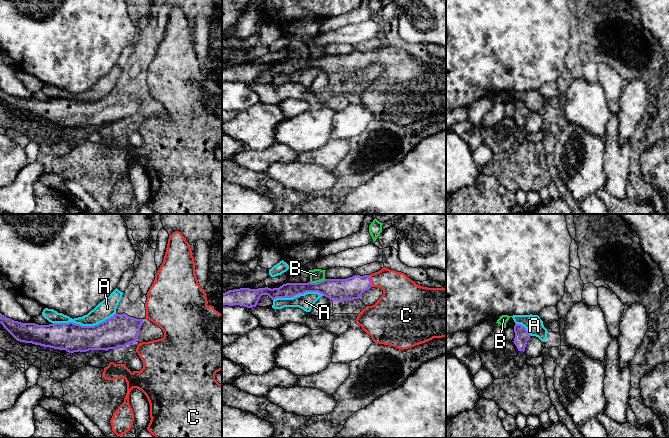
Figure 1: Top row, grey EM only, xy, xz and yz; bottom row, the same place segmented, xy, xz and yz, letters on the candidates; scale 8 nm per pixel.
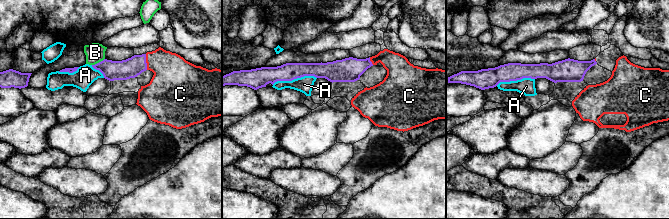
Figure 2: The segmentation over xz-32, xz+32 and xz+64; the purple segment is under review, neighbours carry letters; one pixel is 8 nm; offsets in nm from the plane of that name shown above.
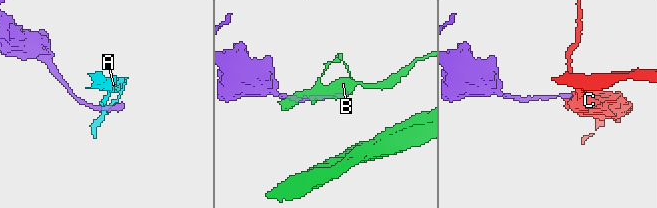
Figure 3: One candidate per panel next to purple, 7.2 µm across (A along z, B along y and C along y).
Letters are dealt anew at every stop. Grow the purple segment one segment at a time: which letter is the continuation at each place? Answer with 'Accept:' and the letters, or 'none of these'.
Accept: C

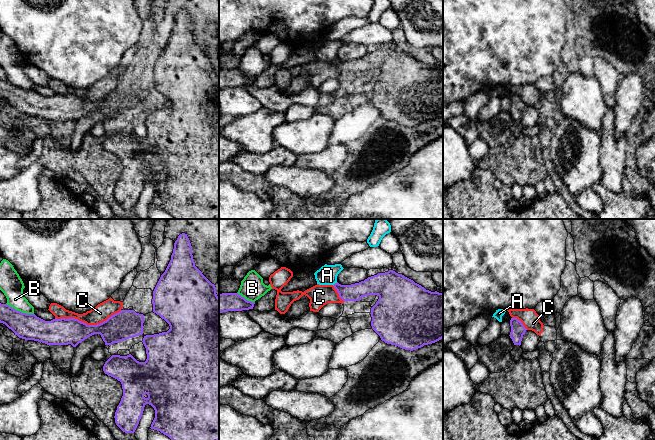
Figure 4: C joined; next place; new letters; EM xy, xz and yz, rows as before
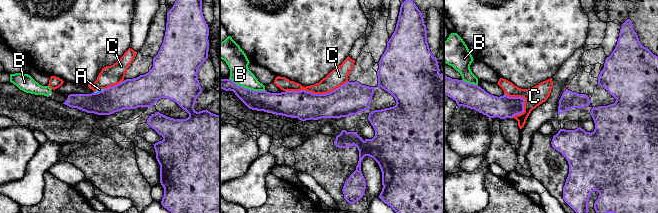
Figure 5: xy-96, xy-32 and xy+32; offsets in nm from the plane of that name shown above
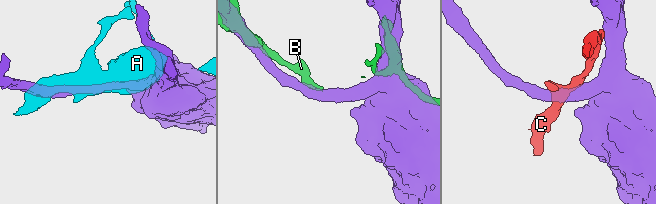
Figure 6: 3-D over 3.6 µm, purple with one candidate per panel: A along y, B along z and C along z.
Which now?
Accept: none of these

